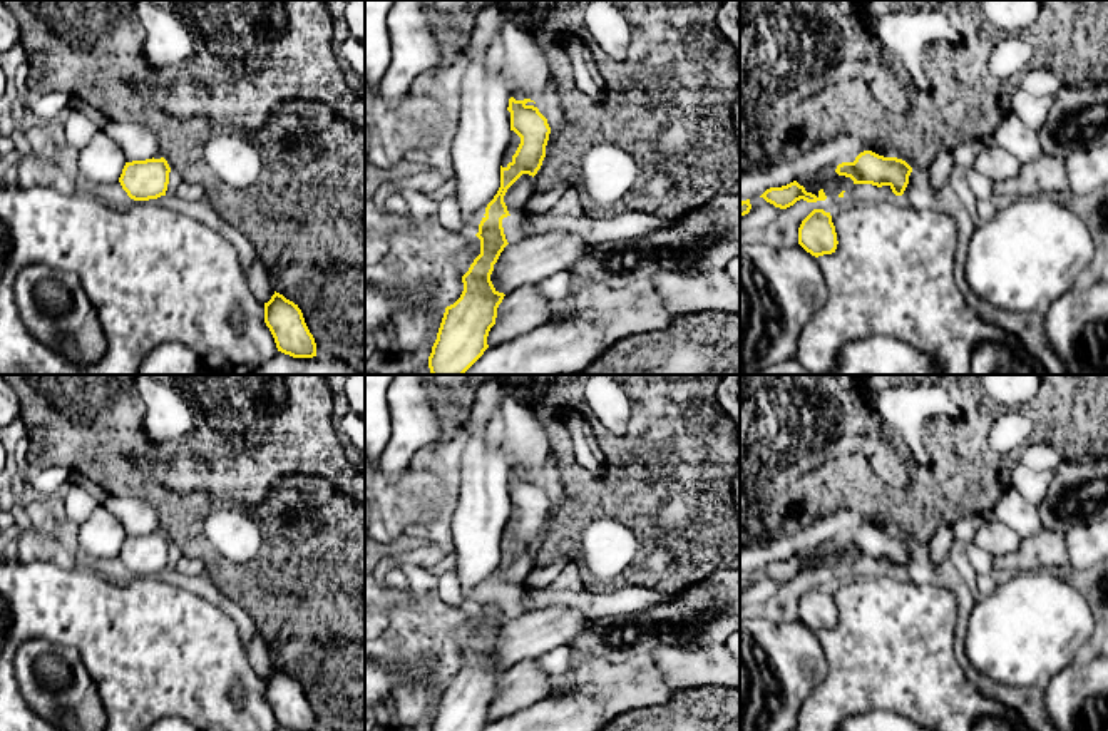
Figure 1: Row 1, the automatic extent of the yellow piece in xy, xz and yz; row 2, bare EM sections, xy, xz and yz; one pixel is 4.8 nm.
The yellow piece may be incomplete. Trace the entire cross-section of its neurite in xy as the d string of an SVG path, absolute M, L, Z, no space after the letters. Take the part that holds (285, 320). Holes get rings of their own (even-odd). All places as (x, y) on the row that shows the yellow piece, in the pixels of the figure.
M276 291L264 303L264 323L274 338L278 351L293 358L316 356L316 343L305 323L301 309Z

